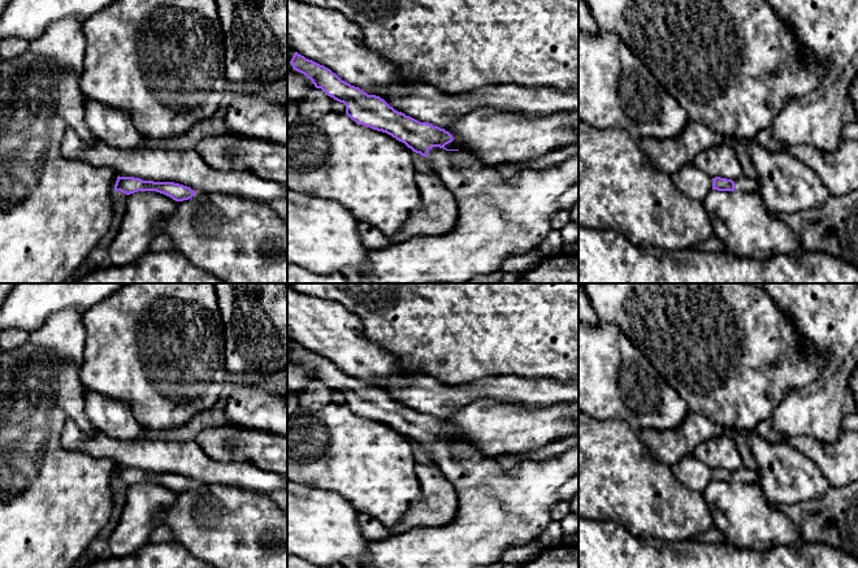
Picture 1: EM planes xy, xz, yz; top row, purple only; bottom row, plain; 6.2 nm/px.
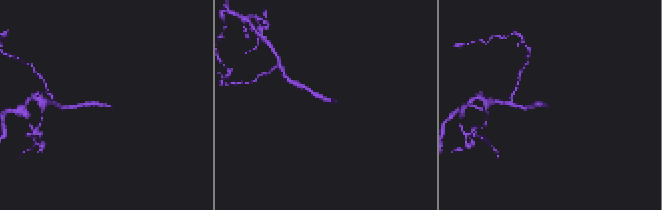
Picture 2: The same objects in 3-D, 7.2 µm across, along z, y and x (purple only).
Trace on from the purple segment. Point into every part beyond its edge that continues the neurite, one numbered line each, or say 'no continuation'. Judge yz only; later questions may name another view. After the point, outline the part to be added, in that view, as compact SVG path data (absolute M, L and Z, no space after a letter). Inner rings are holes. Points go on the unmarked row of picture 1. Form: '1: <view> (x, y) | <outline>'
1: yz (742, 475) | M741 467L734 473L734 482L742 482L742 484L755 484L759 482L760 474L759 471L751 471L745 467Z

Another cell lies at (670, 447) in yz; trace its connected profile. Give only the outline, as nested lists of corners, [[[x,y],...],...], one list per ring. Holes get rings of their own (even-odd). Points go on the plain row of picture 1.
[[[689,411],[679,428],[664,432],[655,429],[642,429],[640,432],[640,438],[658,461],[670,467],[675,467],[680,464],[685,456],[693,455],[694,450],[699,445],[706,443],[712,438],[718,438],[722,434],[724,434],[724,428],[720,424],[716,424],[701,413]]]

